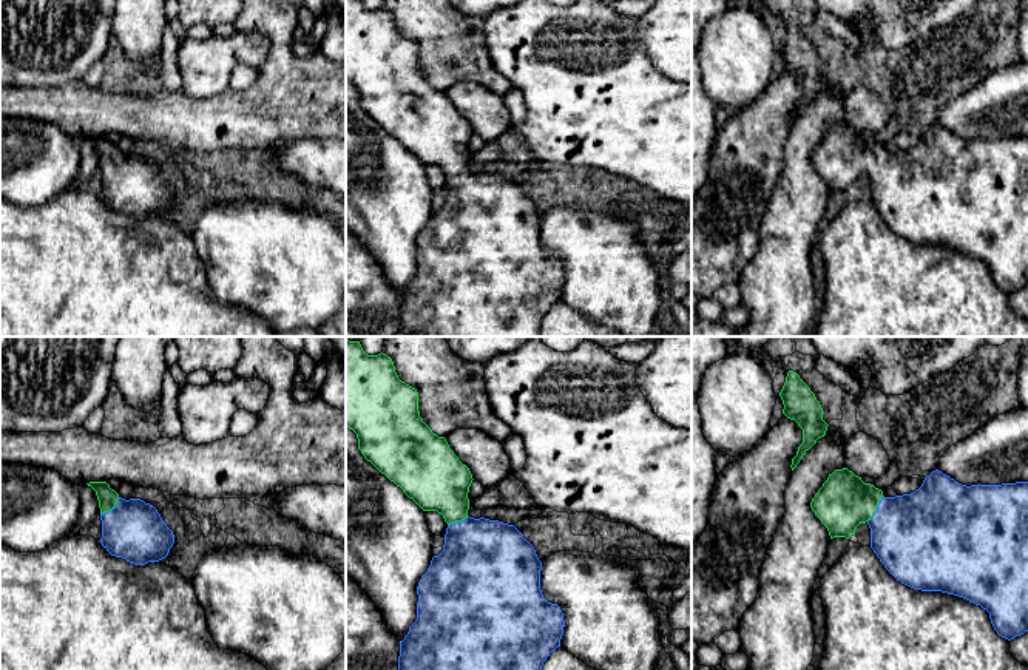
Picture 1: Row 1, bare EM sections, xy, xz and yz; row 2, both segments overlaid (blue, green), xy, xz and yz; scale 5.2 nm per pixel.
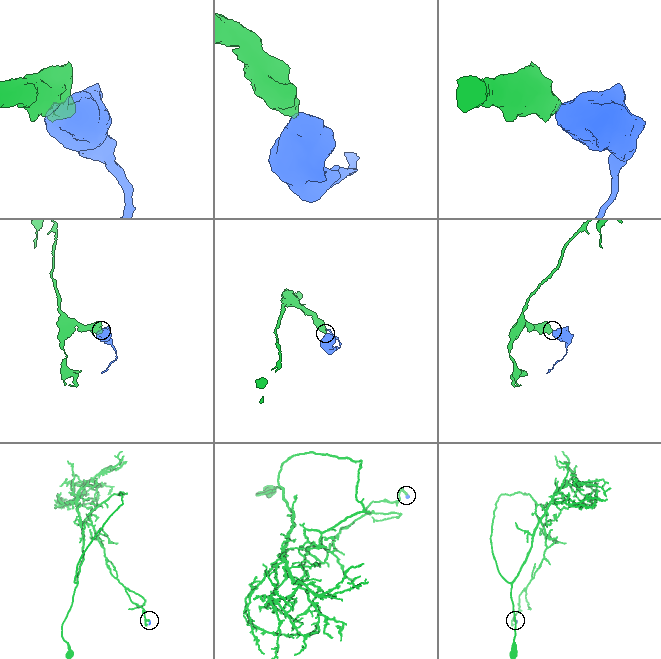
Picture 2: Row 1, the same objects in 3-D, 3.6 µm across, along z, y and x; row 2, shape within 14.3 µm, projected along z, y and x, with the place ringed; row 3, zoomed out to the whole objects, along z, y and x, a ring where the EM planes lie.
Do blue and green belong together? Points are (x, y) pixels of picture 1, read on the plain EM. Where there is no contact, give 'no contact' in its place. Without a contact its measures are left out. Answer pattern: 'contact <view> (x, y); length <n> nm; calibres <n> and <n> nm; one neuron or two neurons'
contact yz (877, 162); length 160 nm; calibres 460 and 280 nm; one neuron

